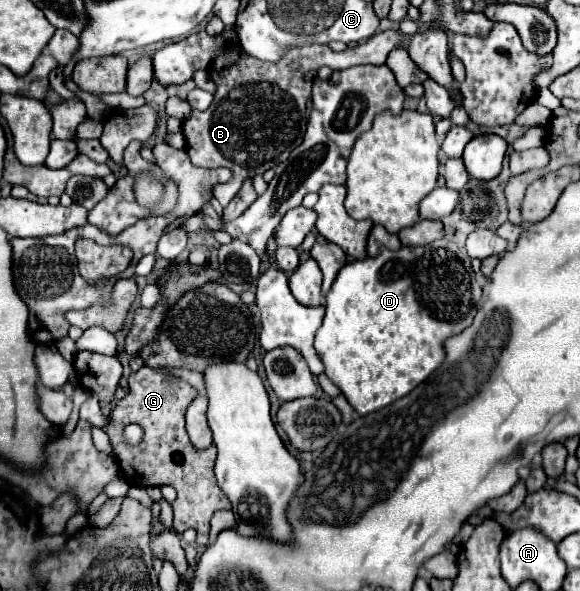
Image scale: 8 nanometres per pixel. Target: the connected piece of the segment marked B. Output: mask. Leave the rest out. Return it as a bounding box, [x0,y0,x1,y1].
[184,30,404,206]

